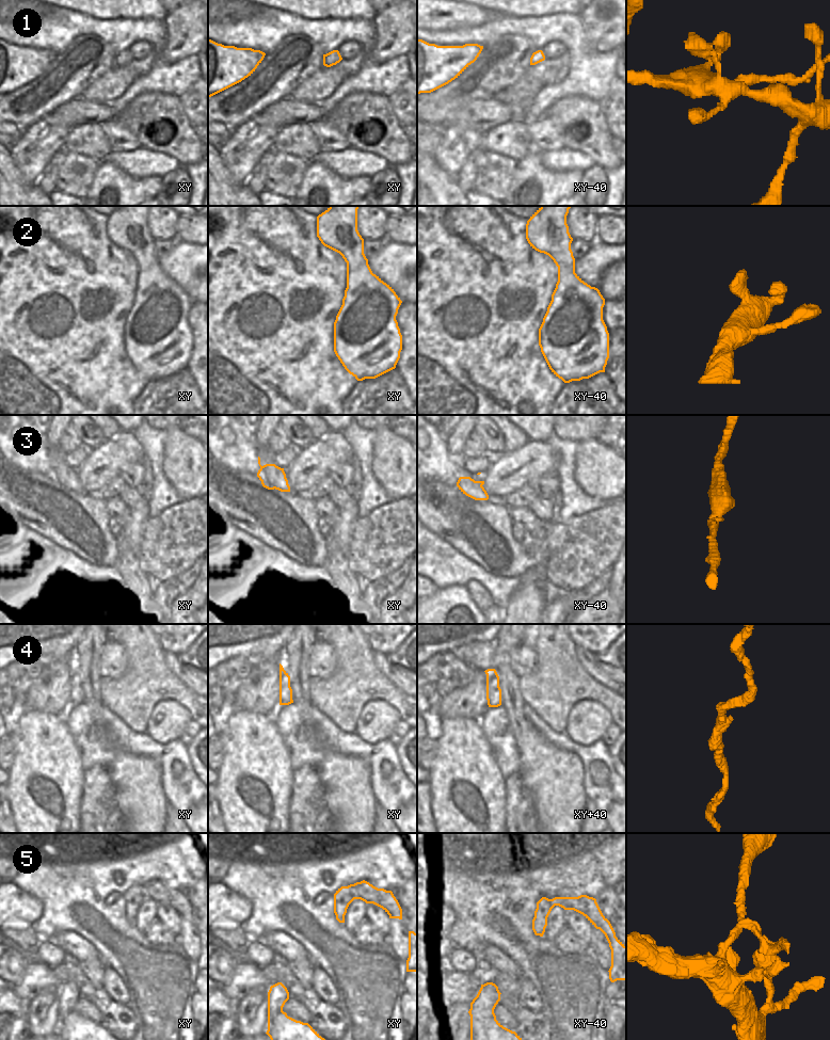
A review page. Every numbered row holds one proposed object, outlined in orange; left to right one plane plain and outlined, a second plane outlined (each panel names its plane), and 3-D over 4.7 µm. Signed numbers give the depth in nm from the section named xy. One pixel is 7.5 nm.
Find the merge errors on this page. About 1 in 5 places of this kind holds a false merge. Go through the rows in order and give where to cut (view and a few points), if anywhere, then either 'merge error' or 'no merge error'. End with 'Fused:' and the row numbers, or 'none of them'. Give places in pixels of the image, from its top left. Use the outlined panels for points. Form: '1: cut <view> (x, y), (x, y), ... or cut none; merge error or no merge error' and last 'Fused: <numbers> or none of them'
1: cut none; no merge error
2: cut none; no merge error
3: cut none; no merge error
4: cut none; no merge error
5: cut none; no merge error
Fused: none of them

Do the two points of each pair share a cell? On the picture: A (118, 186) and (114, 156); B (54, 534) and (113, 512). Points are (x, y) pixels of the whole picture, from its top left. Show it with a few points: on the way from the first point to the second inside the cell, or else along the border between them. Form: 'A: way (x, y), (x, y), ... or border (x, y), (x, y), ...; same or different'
A: border (105, 159), (137, 178); different
B: border (105, 500), (102, 509), (104, 520), (101, 523); different

